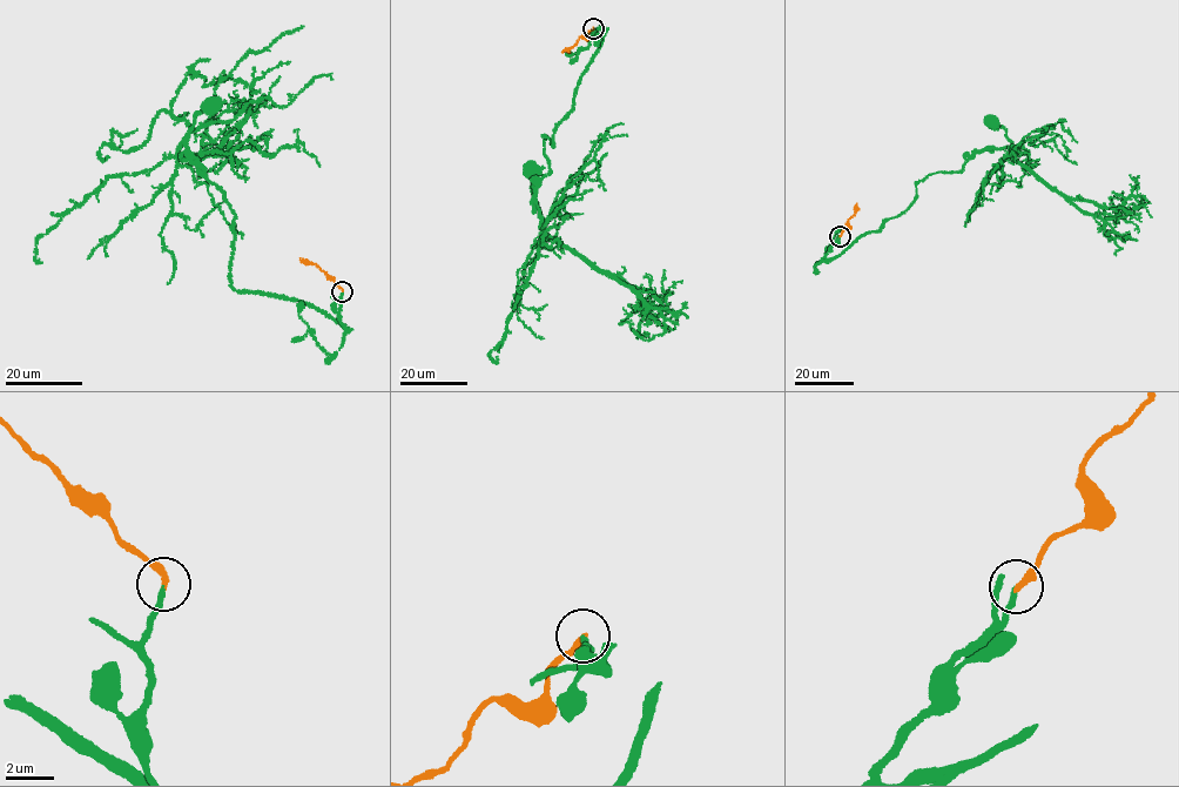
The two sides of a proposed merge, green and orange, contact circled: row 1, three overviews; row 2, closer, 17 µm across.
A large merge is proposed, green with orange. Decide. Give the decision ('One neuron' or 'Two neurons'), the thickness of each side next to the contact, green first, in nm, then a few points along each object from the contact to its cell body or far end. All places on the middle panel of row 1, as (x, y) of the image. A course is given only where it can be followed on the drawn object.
One neuron. Thickness 200 nm (green) against 320 nm. Course of green: (593, 27), (603, 28), (600, 47), (553, 146), (544, 135), (543, 217), (529, 167). Course of orange: (593, 27), (587, 37), (579, 38), (563, 52)

